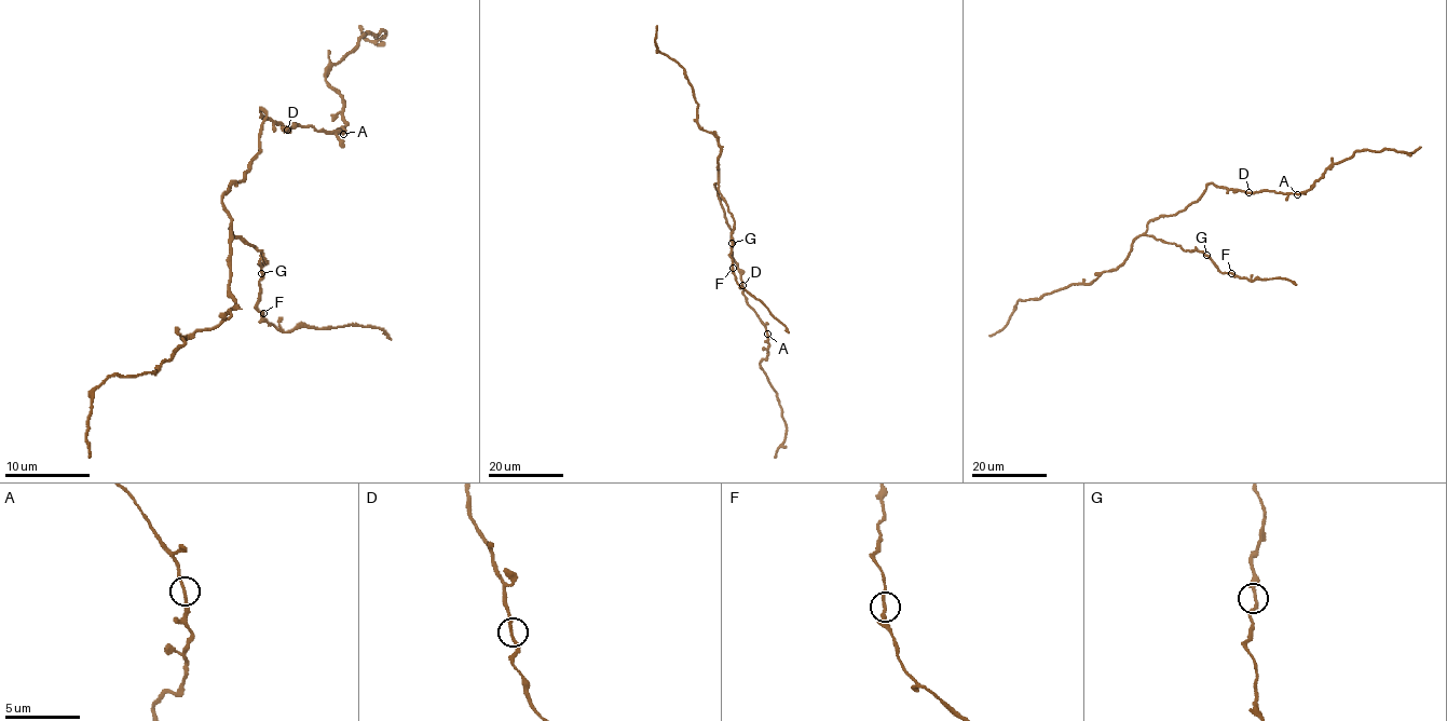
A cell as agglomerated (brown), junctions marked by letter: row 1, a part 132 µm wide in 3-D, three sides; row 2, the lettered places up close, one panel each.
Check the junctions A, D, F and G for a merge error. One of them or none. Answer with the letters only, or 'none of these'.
A

